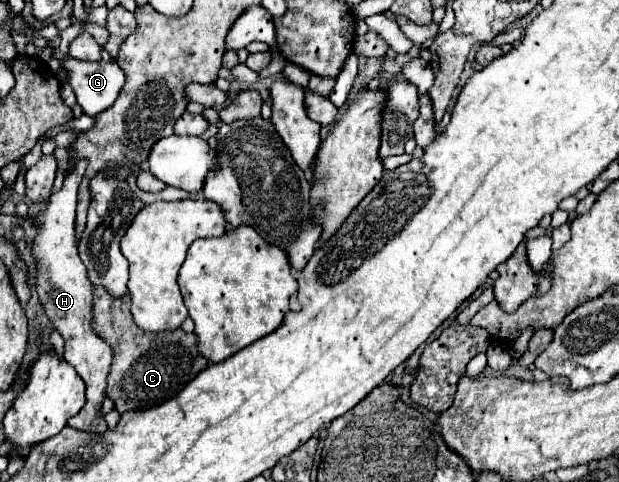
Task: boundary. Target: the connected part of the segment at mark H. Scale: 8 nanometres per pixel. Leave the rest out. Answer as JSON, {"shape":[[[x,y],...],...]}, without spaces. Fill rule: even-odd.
{"shape":[[[81,160],[65,176],[63,188],[49,198],[45,212],[37,214],[37,236],[33,254],[37,258],[37,294],[43,306],[43,312],[53,322],[55,330],[65,340],[65,360],[77,370],[81,380],[87,386],[87,404],[83,410],[73,416],[67,424],[77,430],[101,434],[107,430],[107,422],[101,414],[101,404],[105,400],[105,378],[113,360],[111,346],[101,340],[91,328],[91,306],[93,306],[93,286],[87,278],[87,270],[77,252],[75,240],[75,208],[77,208],[77,190],[83,178],[87,162]]]}

